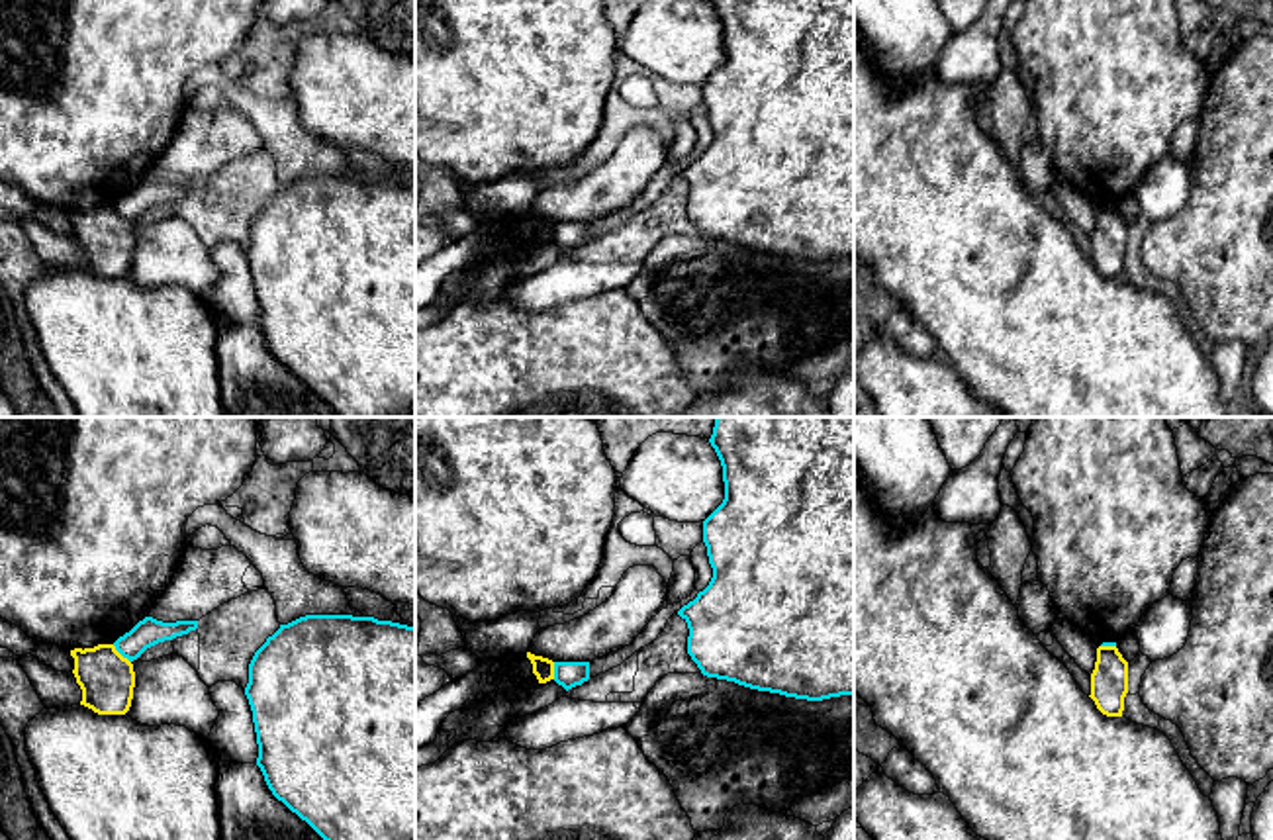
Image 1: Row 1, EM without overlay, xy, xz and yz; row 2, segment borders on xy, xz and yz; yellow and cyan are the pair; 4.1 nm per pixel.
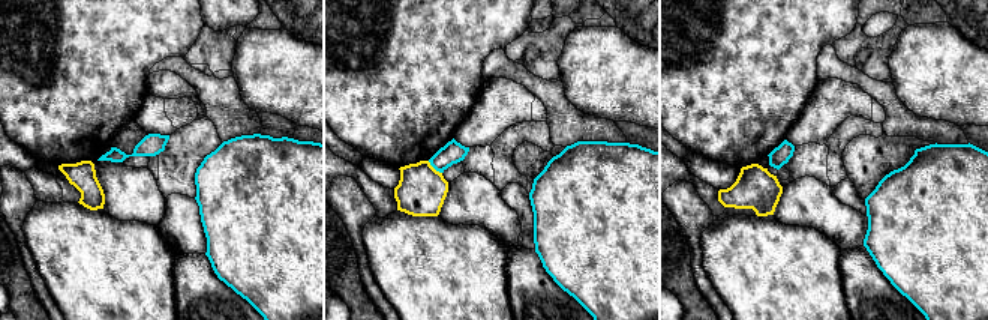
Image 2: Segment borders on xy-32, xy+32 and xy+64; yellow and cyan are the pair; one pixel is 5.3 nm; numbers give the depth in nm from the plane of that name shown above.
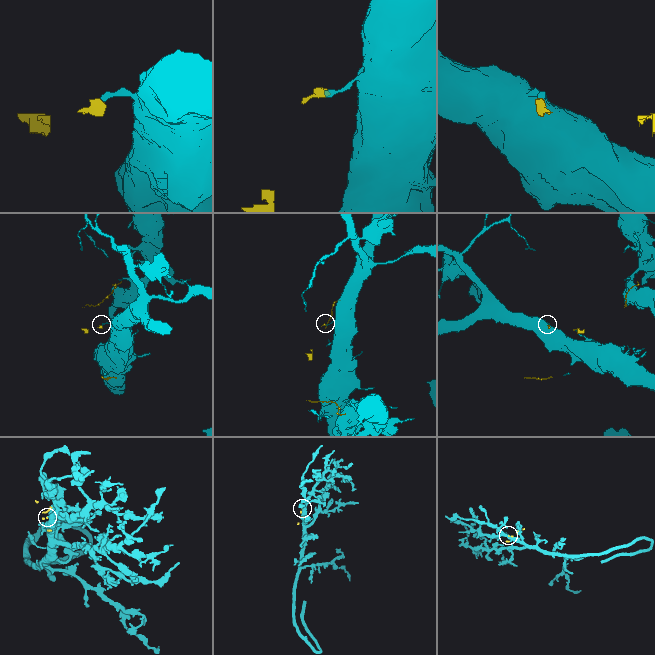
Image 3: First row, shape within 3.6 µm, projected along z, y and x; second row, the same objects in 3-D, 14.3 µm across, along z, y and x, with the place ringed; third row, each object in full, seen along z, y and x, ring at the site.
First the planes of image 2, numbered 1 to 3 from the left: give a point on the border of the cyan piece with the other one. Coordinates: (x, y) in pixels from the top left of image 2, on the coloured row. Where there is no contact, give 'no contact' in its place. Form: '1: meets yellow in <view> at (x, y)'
1: no contact
2: meets yellow in xy+32 at (434, 169)
3: no contact

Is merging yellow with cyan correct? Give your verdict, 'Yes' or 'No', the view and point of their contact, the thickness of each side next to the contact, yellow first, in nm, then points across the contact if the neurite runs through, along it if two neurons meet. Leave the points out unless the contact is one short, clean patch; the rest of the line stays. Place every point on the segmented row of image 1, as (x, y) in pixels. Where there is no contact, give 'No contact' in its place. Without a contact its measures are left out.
No. Touches yellow at xy (120, 654). Thickness 220 nm (yellow) against 120 nm. Boundary: xy (112, 645), (130, 662)

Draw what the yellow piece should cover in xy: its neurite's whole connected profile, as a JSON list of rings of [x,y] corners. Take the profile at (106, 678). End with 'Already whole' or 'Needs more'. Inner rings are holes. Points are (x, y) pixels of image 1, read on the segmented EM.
[[[114,644],[71,650],[74,677],[82,689],[80,705],[98,715],[125,715],[131,707],[135,672]]]. Already whole

